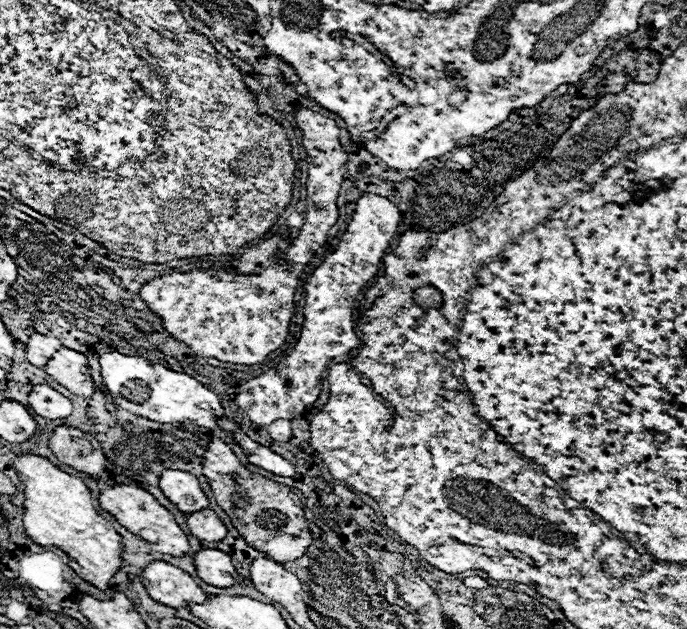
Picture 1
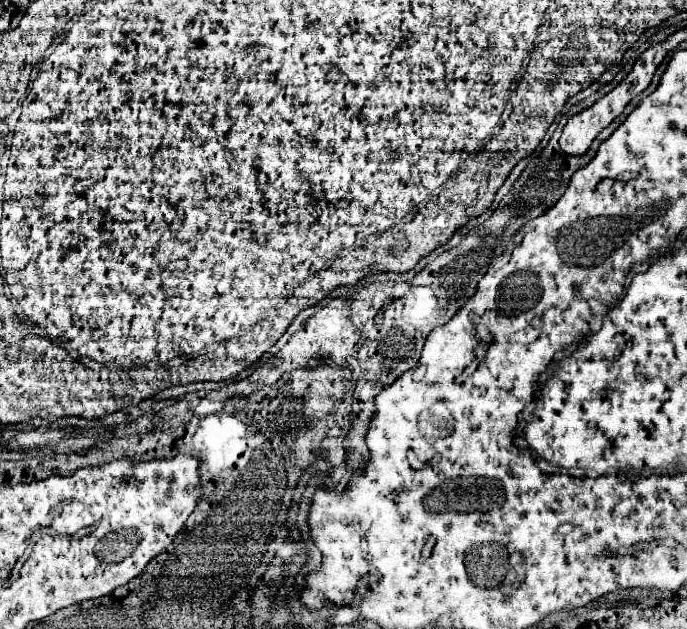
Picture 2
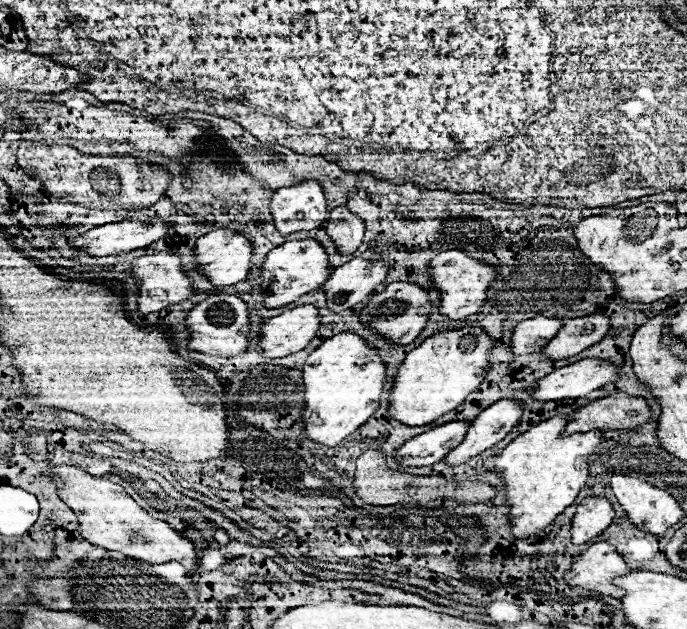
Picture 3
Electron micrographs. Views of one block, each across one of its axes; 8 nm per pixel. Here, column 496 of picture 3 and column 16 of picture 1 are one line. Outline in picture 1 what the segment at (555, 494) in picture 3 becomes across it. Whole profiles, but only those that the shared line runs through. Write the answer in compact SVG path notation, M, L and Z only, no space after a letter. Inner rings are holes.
M22 454L14 460L16 472L20 474L24 488L24 532L26 536L38 546L56 546L68 556L70 568L100 590L108 590L108 580L120 568L120 536L114 532L112 524L104 520L96 508L92 506L94 500L90 496L88 486L82 478L70 476L44 456Z

